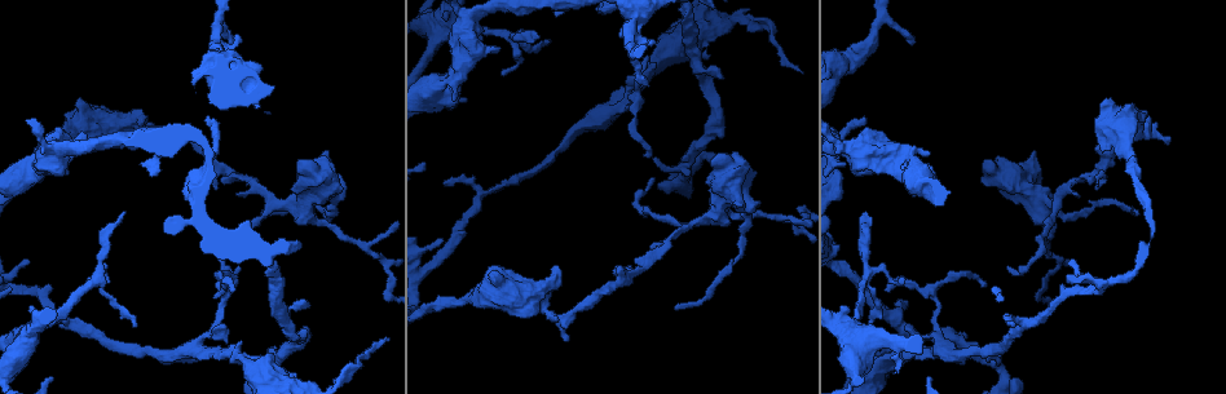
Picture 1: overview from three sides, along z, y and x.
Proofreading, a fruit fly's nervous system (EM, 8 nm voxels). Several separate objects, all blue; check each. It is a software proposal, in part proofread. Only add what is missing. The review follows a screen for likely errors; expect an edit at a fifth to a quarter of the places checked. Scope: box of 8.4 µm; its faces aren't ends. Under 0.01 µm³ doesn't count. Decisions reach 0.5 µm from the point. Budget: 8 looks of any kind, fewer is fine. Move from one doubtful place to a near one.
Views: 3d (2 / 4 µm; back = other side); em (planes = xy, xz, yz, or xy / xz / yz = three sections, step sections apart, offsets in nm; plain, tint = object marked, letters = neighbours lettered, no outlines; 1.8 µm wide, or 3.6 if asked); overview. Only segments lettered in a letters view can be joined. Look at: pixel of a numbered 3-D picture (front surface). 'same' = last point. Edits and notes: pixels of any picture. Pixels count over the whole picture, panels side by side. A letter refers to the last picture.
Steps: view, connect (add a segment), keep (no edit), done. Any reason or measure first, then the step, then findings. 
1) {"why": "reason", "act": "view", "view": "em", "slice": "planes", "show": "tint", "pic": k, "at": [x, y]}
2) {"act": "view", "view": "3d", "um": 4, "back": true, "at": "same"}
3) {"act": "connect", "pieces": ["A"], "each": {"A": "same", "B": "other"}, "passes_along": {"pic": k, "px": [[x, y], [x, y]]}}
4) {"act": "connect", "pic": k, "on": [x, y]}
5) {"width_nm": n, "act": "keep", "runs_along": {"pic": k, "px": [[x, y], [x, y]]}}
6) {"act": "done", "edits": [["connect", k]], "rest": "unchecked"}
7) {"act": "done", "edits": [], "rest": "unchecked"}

{"why": "stops while still wide", "act": "view", "view": "em", "slice": "xy", "step": 4, "show": "letters", "pic": 1, "at": [1101, 150]}

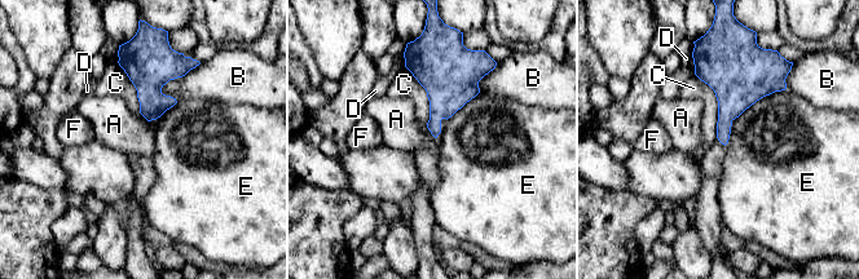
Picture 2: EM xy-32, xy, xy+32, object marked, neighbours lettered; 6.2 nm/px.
{"act": "keep", "each": {"A": "other", "B": "other", "C": "other", "D": "other", "E": "other", "F": "other"}, "found": "none of them fits"}

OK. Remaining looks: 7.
{"act": "view", "view": "3d", "um": 4, "pic": 1, "at": [881, 163]}

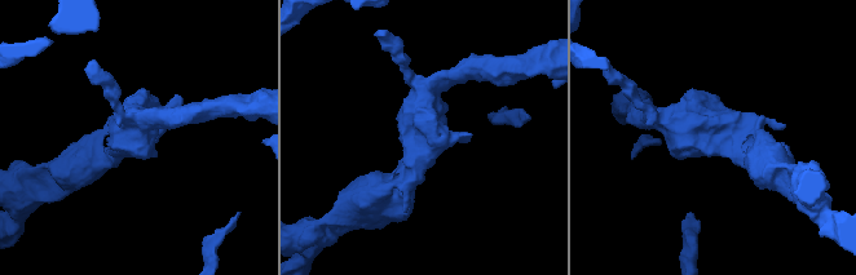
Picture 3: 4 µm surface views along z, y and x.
{"why": "now the EM", "act": "view", "view": "em", "slice": "xy", "step": 8, "show": "tint", "pic": 3, "at": [423, 143]}

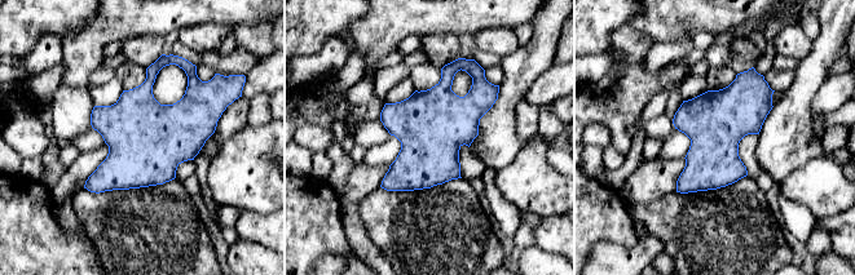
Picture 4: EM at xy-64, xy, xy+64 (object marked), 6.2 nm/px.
{"why": "another direction", "act": "view", "view": "em", "slice": "planes", "show": "letters", "at": "same"}

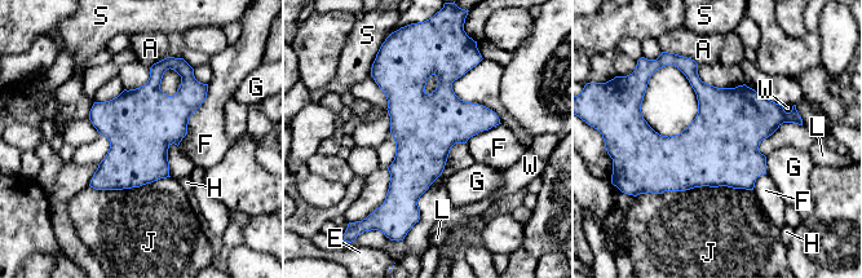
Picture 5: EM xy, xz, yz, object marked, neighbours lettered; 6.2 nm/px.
{"width_nm": 420, "act": "keep", "each": {"A": "other", "E": "other", "F": "other", "G": "other", "H": "other", "J": "other", "L": "other", "S": "other", "W": "other"}, "border": {"pic": 5, "px": [[208, 84], [177, 145]]}, "found": "no lettered segment goes on from it"}

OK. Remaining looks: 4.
{"act": "view", "view": "3d", "um": 2, "pic": 1, "at": [26, 264]}

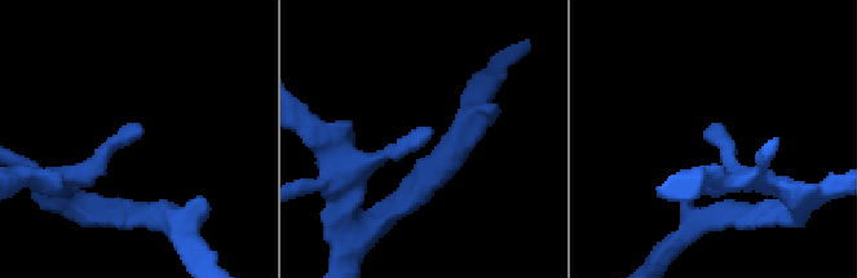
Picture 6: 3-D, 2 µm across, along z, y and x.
{"act": "view", "view": "em", "slice": "yz", "step": 8, "show": "letters", "pic": 6, "at": [708, 128]}

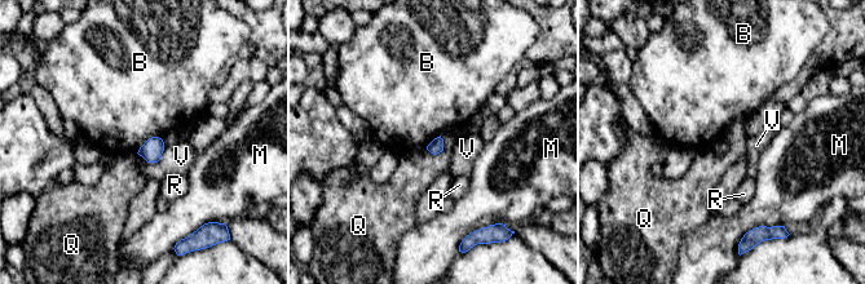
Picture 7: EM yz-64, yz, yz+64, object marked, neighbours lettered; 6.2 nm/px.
{"why": "another direction", "act": "view", "view": "em", "slice": "planes", "show": "letters", "at": "same"}

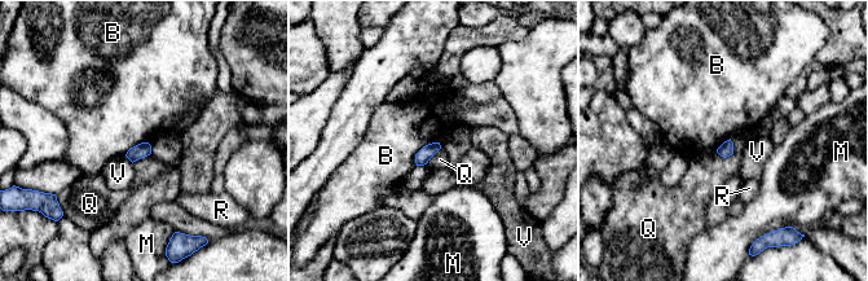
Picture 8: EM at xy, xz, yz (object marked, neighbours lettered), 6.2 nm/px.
{"width_nm": 90, "act": "keep", "each": {"B": "other", "M": "other", "Q": "other", "R": "other", "V": "other"}, "found": "no lettered segment goes on from it"}

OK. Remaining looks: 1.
{"act": "done", "edits": [], "rest": "unchecked"}

